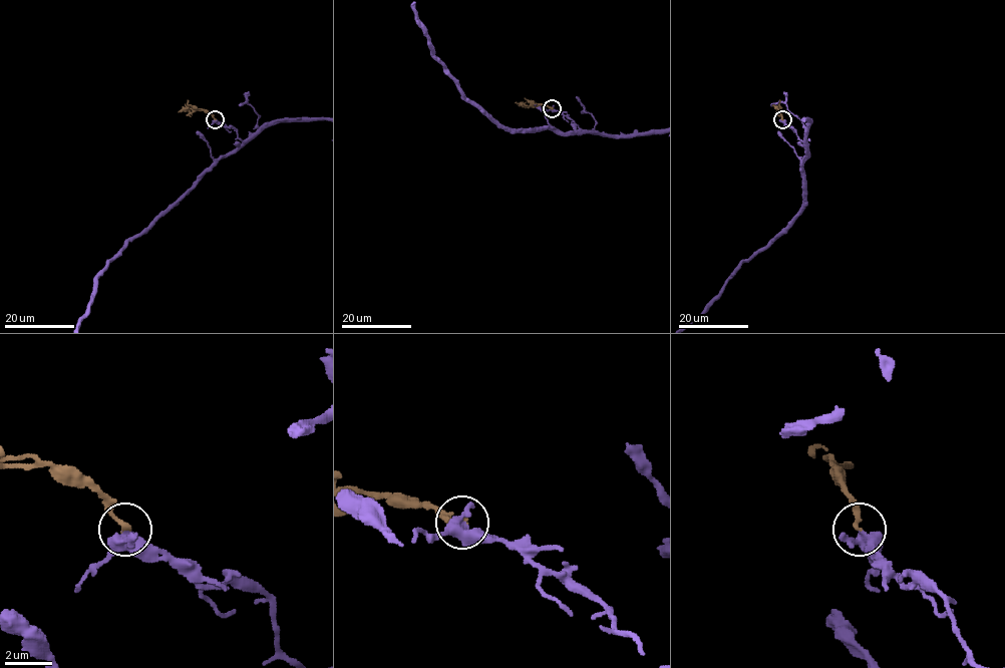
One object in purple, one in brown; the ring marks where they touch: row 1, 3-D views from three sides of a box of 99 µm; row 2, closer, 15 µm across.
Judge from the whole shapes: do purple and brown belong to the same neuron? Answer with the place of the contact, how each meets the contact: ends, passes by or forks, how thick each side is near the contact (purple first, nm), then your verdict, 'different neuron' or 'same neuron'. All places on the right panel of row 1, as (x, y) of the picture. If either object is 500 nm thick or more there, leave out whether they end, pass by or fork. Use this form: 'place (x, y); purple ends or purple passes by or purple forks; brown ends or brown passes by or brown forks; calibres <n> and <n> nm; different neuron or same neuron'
place (782, 119); purple forks; brown ends; calibres 360 and 200 nm; same neuron

